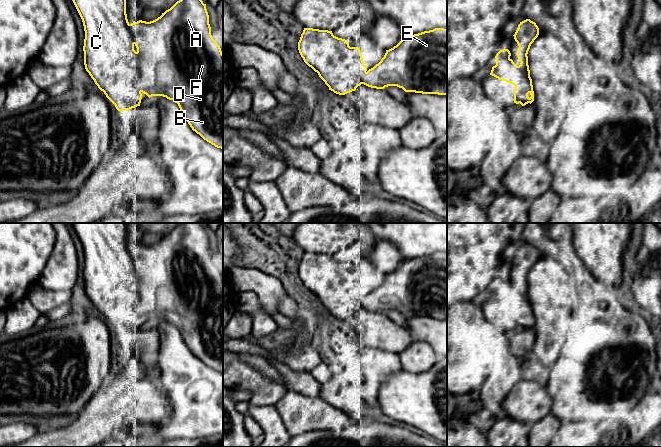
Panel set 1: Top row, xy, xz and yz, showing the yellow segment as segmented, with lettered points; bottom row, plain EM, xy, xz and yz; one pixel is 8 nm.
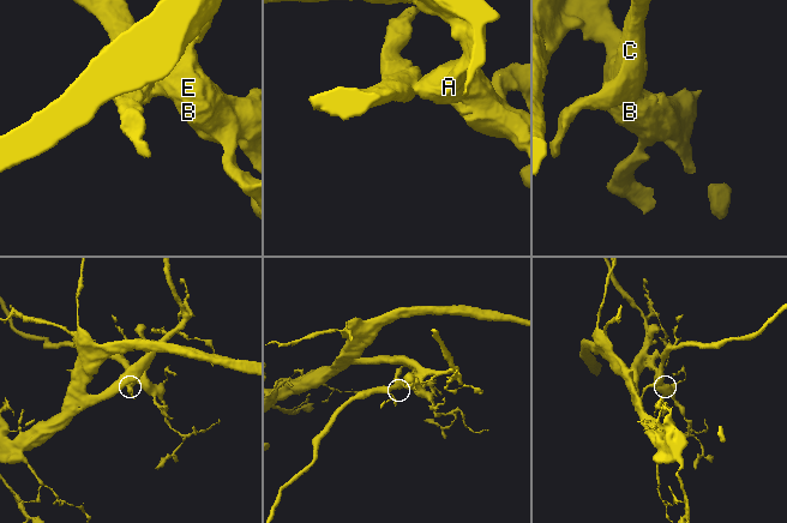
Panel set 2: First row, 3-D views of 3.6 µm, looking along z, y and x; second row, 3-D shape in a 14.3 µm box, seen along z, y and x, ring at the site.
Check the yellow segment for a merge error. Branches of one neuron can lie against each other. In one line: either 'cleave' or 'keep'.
cleave

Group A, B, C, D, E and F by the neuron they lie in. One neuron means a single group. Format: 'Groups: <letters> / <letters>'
Groups: A B D E F / C

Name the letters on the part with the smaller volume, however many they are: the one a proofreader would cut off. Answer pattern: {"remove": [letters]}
{"remove": ["C"]}

